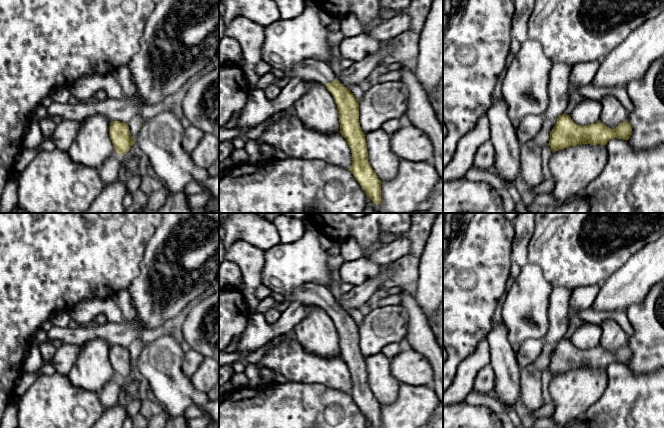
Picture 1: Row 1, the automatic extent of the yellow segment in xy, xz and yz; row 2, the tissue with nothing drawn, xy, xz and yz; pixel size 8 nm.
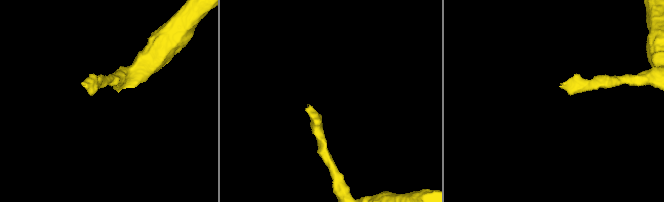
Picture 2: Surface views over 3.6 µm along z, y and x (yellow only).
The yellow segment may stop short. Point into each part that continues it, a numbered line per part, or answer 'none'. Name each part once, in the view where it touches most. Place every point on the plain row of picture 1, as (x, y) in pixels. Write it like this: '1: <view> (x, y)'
1: xz (313, 294)

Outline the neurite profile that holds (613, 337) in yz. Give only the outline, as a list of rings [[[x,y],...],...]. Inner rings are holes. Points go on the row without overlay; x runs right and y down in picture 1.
[[[608,318],[600,326],[602,329],[600,345],[605,350],[615,353],[627,344],[628,337],[615,319]]]

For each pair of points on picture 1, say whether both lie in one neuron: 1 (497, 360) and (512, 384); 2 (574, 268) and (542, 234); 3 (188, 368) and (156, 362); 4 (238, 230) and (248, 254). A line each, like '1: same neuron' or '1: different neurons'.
1: same neuron
2: same neuron
3: different neurons
4: different neurons

